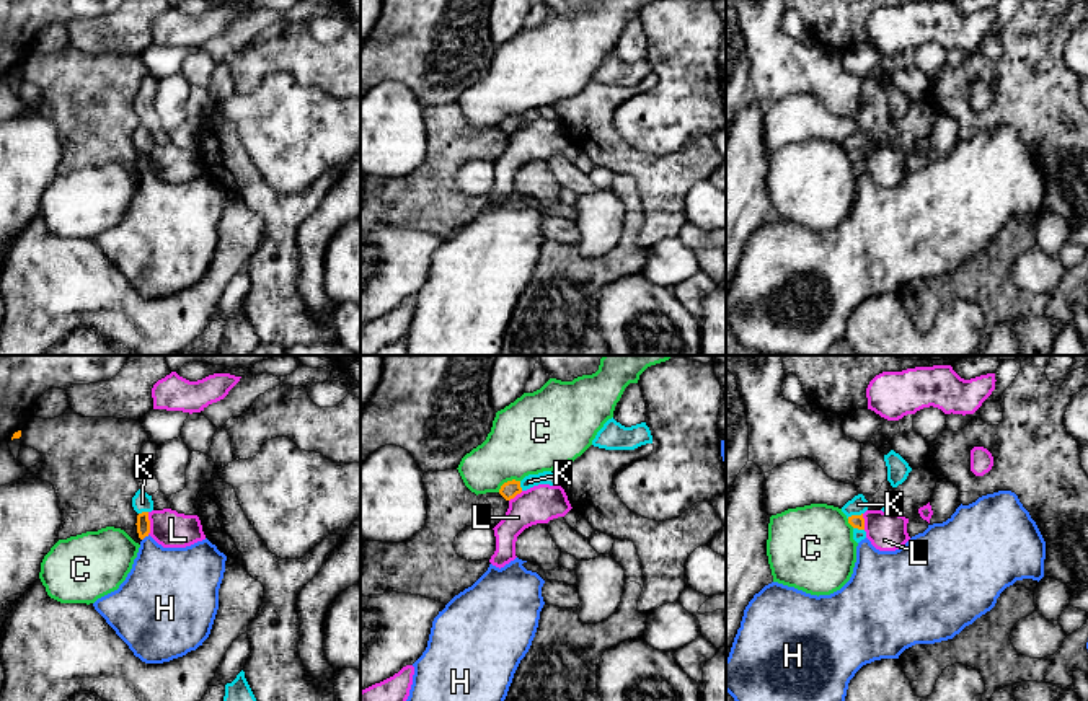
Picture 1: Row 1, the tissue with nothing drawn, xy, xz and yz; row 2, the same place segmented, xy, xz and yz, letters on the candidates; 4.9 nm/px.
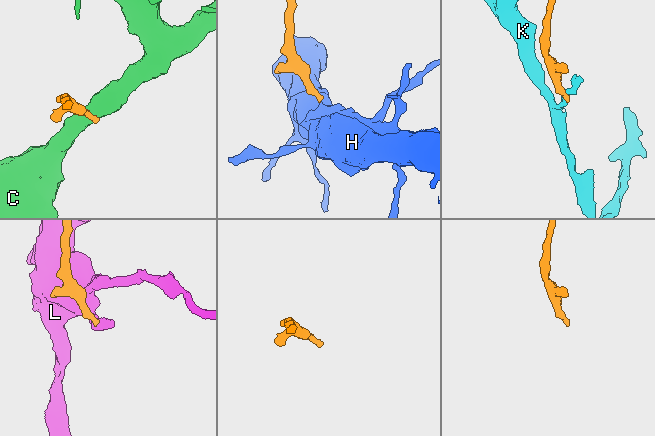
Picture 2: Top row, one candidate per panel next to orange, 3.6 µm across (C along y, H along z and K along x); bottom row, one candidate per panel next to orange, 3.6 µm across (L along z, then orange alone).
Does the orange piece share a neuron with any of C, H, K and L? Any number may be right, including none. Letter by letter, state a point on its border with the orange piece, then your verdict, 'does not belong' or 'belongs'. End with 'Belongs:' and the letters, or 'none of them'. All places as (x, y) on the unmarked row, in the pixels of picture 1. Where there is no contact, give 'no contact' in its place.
C: xz (508, 116) | does not belong
H: xy (145, 170) | belongs
K: yz (853, 150) | does not belong
L: xy (149, 158) | does not belong
Belongs: H

